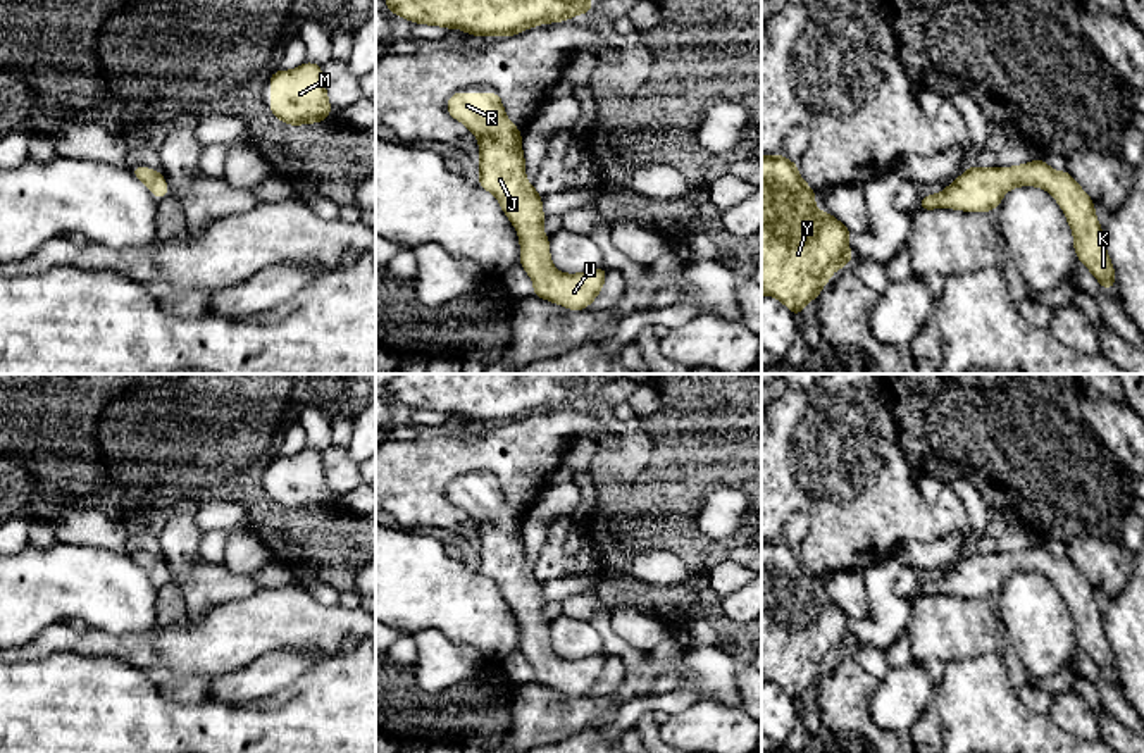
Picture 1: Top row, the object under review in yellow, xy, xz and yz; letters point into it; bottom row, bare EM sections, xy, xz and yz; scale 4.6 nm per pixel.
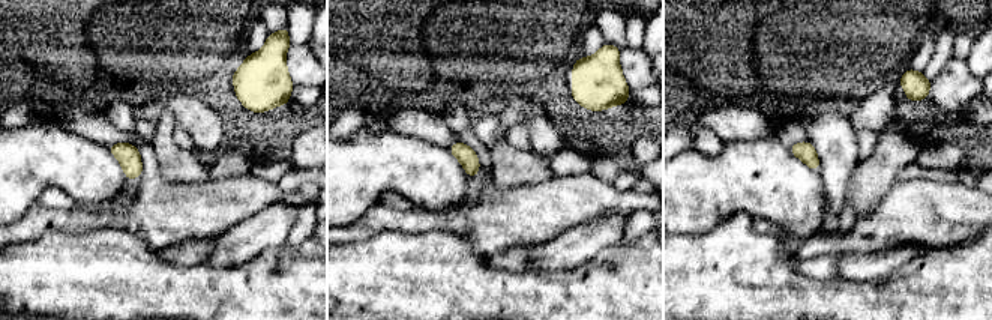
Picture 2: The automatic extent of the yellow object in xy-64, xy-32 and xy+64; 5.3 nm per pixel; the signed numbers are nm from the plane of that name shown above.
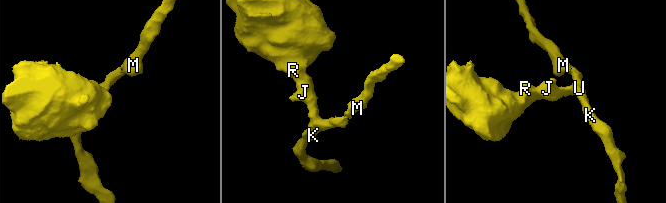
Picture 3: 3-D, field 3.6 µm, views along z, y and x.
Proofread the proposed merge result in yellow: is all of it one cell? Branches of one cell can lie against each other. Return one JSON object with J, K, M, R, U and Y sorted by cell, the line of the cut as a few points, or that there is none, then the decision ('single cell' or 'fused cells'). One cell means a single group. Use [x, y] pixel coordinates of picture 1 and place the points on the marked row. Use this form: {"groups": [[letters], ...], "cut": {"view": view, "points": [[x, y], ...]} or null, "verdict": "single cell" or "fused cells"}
{"groups": [["J", "K", "M", "R", "U", "Y"]], "cut": null, "verdict": "single cell"}

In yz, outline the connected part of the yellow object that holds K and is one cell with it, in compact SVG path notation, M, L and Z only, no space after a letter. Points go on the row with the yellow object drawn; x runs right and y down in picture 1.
M1041 159L1010 169L972 165L944 191L923 196L918 208L987 214L991 208L998 208L1010 188L1017 186L1041 186L1056 198L1073 231L1077 258L1085 264L1103 288L1113 289L1115 269L1103 243L1103 227L1097 222L1092 200L1068 171L1058 172Z

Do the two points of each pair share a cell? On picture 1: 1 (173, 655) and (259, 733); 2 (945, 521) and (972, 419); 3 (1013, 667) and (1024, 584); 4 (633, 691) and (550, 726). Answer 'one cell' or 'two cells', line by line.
1: two cells
2: two cells
3: two cells
4: one cell

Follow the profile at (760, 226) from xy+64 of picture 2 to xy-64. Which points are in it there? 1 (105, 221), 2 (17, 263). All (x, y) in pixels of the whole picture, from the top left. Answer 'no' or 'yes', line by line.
1: yes
2: no

